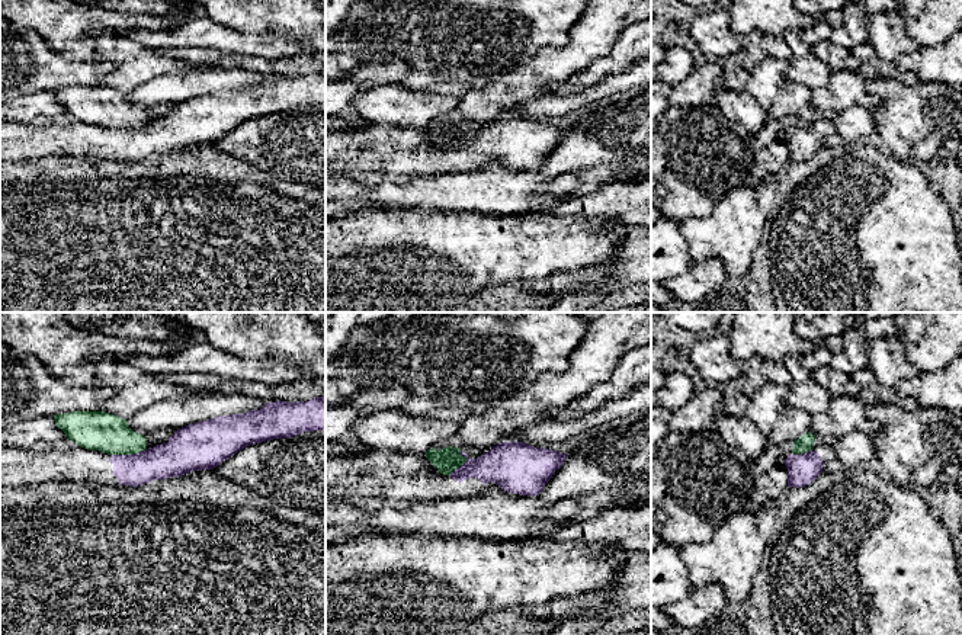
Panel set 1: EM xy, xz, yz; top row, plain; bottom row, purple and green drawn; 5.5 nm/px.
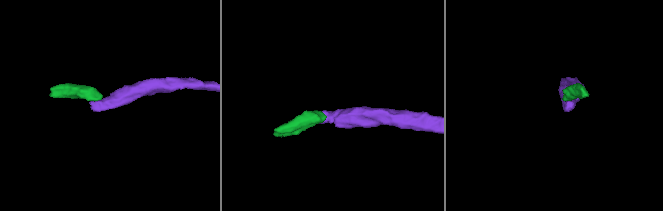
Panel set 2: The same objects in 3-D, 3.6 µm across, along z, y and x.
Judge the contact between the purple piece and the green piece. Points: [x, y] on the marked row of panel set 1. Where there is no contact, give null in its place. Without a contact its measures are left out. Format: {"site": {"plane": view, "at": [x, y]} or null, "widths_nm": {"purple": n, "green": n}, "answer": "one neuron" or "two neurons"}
{"site": {"plane": "xy", "at": [128, 455]}, "widths_nm": {"purple": 190, "green": 220}, "answer": "two neurons"}

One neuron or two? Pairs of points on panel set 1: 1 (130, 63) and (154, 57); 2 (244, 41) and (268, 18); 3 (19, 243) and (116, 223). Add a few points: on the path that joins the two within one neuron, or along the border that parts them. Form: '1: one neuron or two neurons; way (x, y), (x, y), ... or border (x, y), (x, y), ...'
1: one neuron; way (135, 63), (148, 63)
2: two neurons; border (220, 23), (255, 34), (284, 34), (287, 37)
3: one neuron; way (44, 243), (92, 243)

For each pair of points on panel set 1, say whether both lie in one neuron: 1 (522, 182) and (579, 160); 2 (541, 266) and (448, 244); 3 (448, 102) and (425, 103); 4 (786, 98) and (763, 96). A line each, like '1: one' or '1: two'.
1: one
2: one
3: one
4: two

